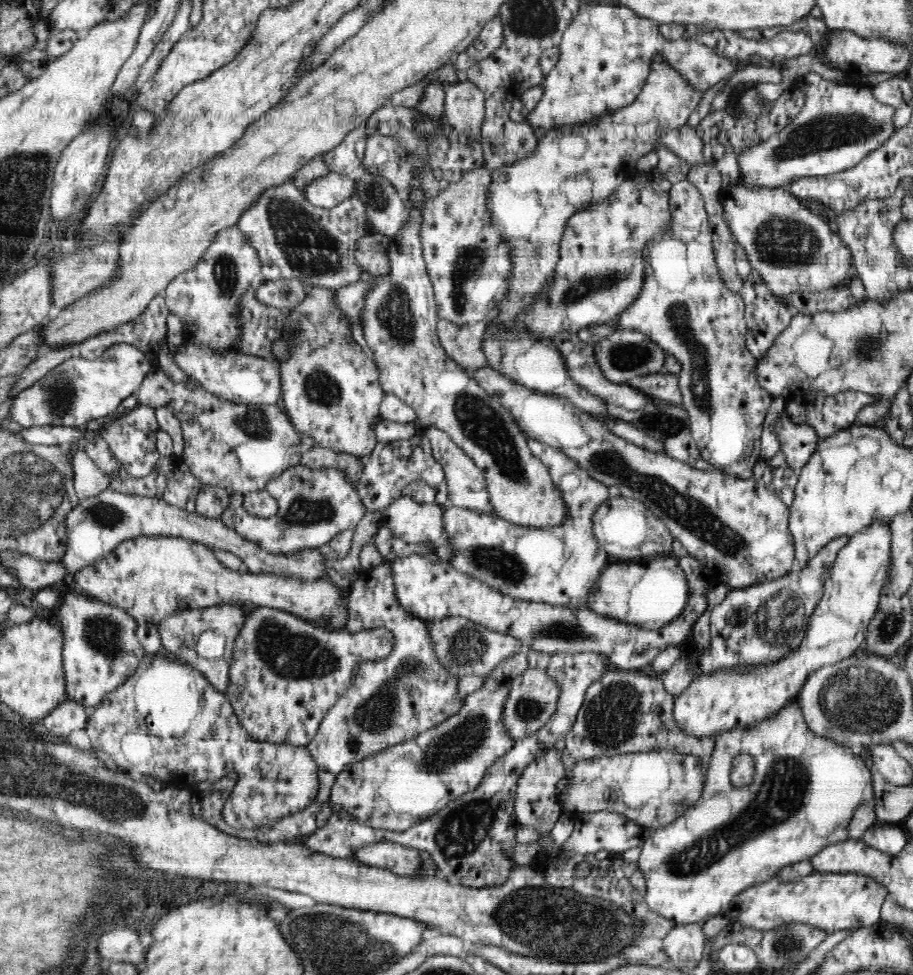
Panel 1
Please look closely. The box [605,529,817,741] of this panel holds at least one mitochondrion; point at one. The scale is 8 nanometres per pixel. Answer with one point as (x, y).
(777, 623)

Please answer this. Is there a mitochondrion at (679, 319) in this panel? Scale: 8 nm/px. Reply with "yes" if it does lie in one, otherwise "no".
yes

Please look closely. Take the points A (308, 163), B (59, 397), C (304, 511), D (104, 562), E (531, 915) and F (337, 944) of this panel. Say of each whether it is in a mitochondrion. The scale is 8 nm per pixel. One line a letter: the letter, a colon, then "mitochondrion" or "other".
A: other
B: mitochondrion
C: mitochondrion
D: other
E: mitochondrion
F: mitochondrion

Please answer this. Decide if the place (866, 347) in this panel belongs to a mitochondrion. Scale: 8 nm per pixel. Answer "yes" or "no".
yes

